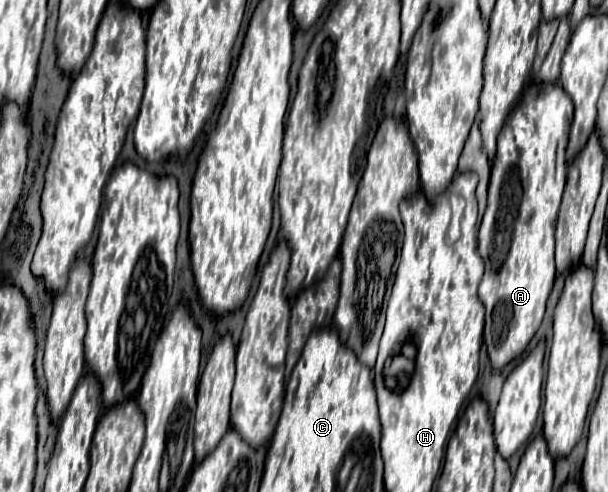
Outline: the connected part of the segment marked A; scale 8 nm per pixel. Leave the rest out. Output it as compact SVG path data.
M532 85L526 89L520 105L510 113L502 133L498 135L498 155L492 165L486 213L478 231L478 251L486 263L478 295L486 307L484 345L494 369L504 369L512 359L526 351L542 323L546 301L554 285L554 231L566 185L566 147L572 109L572 99L560 85Z

